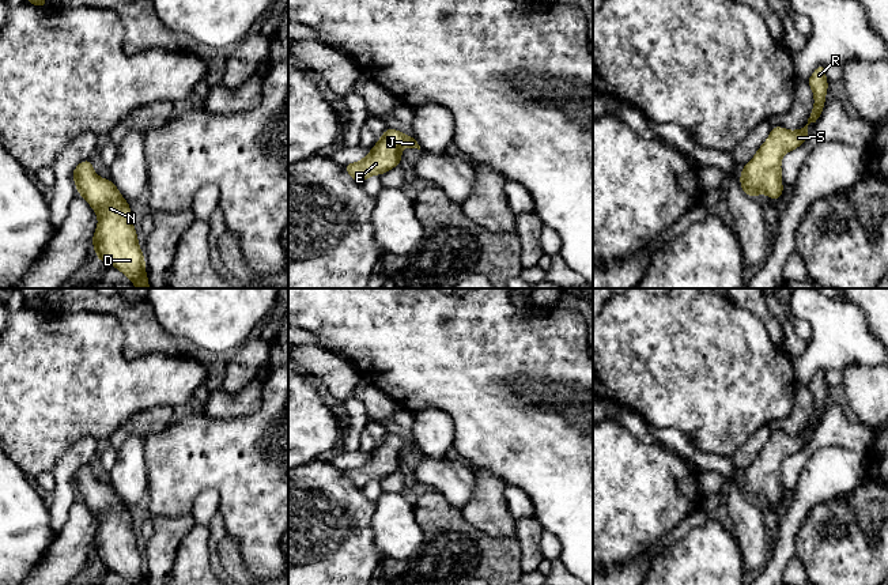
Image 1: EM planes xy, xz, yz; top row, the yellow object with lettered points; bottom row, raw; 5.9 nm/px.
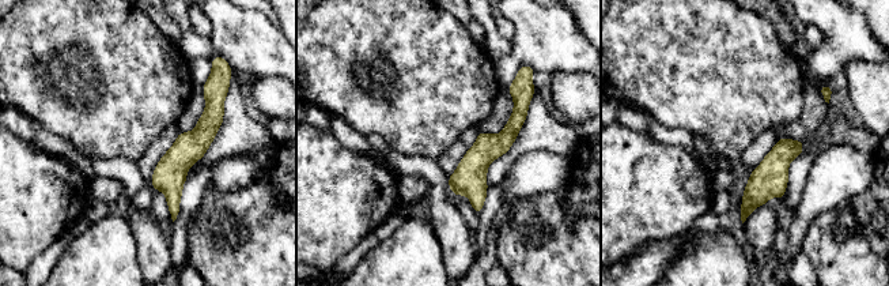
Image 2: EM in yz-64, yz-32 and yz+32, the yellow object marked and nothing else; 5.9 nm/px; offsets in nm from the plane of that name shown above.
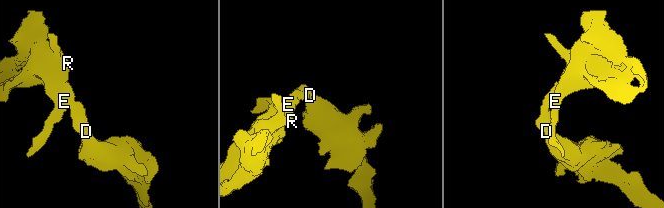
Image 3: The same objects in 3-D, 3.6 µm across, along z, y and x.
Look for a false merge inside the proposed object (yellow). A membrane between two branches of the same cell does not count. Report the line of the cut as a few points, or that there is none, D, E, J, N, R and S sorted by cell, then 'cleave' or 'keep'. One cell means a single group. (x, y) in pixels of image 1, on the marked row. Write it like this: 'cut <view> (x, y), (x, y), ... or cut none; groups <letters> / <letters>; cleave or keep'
cut none; groups D E J N R S; keep

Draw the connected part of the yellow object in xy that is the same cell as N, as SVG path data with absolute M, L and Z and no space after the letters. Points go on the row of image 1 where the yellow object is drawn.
M92 161L80 162L72 177L78 193L98 216L92 237L97 257L121 271L137 288L150 288L129 203L109 178L95 174Z

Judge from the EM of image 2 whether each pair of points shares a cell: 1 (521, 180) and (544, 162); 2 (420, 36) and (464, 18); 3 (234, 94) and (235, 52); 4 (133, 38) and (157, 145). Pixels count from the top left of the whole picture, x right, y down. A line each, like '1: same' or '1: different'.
1: same
2: different
3: different
4: different

